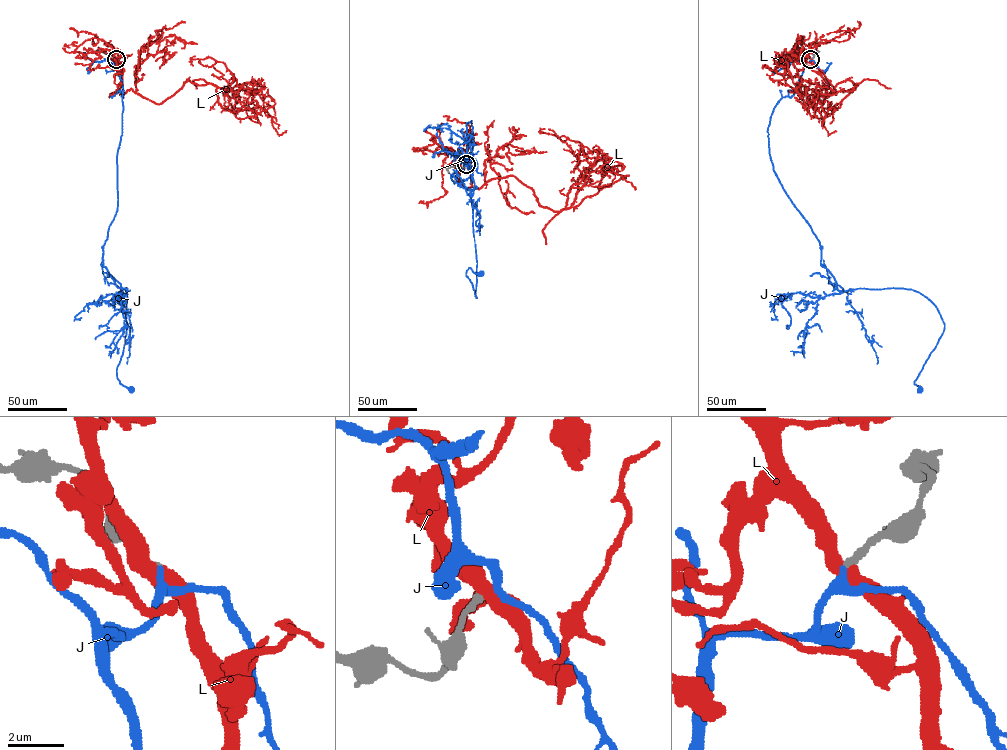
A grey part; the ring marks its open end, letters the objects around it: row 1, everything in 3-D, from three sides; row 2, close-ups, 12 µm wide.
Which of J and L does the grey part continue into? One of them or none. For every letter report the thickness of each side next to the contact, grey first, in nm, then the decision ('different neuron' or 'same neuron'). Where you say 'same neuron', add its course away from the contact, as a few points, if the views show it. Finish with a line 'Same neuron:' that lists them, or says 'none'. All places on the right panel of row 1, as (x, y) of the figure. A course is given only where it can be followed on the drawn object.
J: 240 nm thick on the grey side, 220 nm on the other; same neuron; it runs (811, 59), (771, 115), (773, 168), (838, 290), (912, 289), (936, 307), (944, 331), (915, 381), (920, 390)
L: 280 nm thick on the grey side, 550 nm on the other; different neuron
Same neuron: J

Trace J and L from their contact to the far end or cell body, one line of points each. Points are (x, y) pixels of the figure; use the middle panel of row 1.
J: (466, 164), (471, 121), (467, 151), (452, 174), (471, 192), (476, 298), (466, 272), (480, 273)
L: (465, 164), (471, 189), (513, 175), (540, 206), (566, 209), (577, 189), (583, 145), (544, 128)

